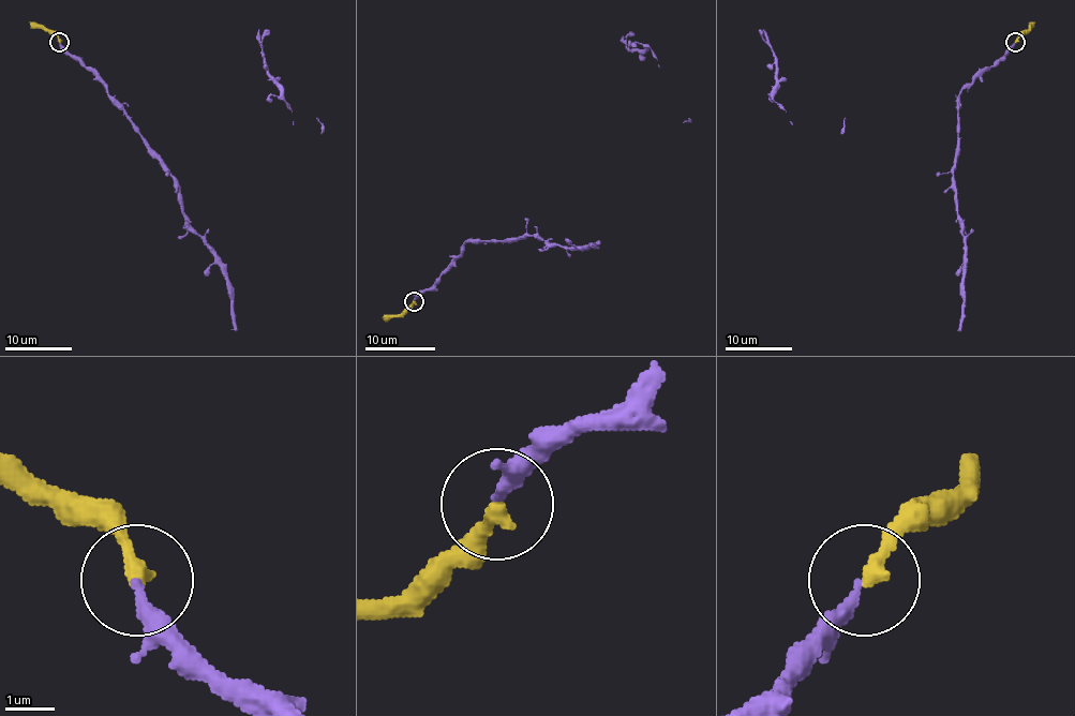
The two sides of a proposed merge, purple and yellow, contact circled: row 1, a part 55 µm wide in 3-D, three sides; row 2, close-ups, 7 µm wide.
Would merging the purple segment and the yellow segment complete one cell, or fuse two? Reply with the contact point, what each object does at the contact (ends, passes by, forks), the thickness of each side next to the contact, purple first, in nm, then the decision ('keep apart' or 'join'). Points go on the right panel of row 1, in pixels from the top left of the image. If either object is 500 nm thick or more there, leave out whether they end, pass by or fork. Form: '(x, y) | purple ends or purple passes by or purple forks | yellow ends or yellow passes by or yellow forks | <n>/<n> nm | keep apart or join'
(1015, 42) | purple ends | yellow ends | 240/320 nm | join

